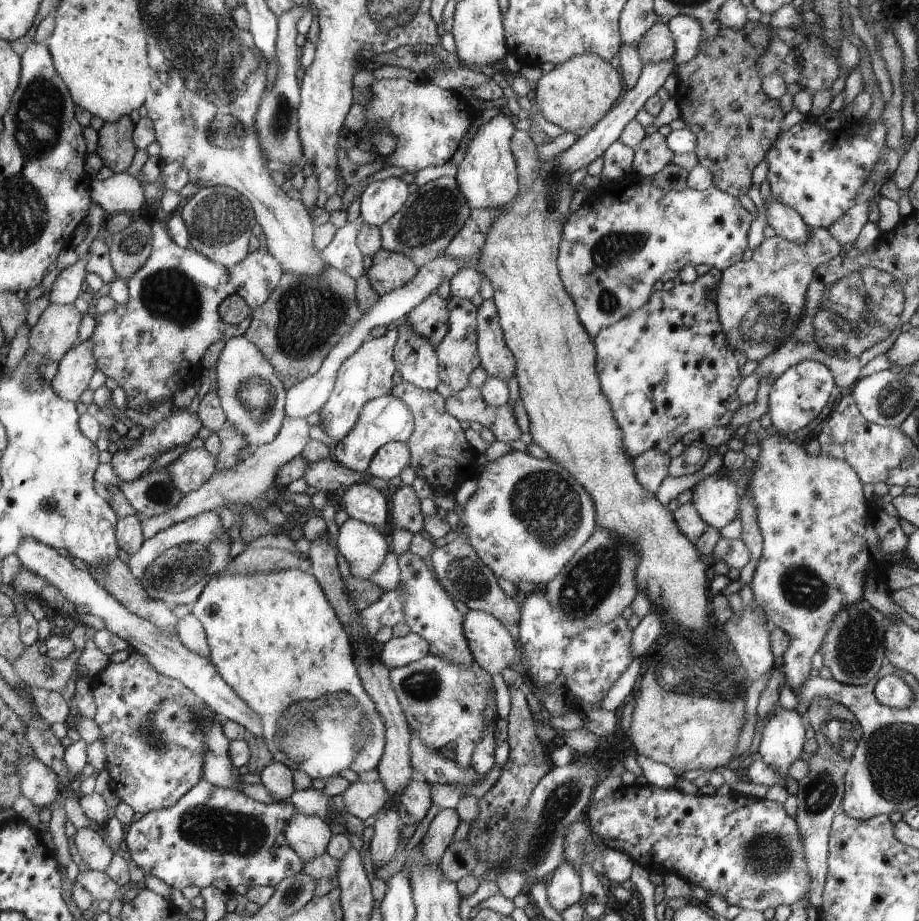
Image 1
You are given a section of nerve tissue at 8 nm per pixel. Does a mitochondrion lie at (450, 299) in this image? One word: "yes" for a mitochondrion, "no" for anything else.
no

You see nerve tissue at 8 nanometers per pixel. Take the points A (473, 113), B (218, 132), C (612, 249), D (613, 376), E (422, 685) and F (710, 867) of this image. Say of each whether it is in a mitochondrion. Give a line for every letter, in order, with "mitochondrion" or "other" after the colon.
A: other
B: mitochondrion
C: mitochondrion
D: other
E: mitochondrion
F: other

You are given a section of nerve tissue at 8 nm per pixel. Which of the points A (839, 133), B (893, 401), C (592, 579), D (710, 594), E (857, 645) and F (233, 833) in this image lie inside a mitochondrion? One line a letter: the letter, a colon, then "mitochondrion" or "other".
A: other
B: mitochondrion
C: mitochondrion
D: other
E: mitochondrion
F: mitochondrion

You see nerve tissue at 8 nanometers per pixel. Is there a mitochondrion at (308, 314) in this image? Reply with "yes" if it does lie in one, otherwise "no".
yes

